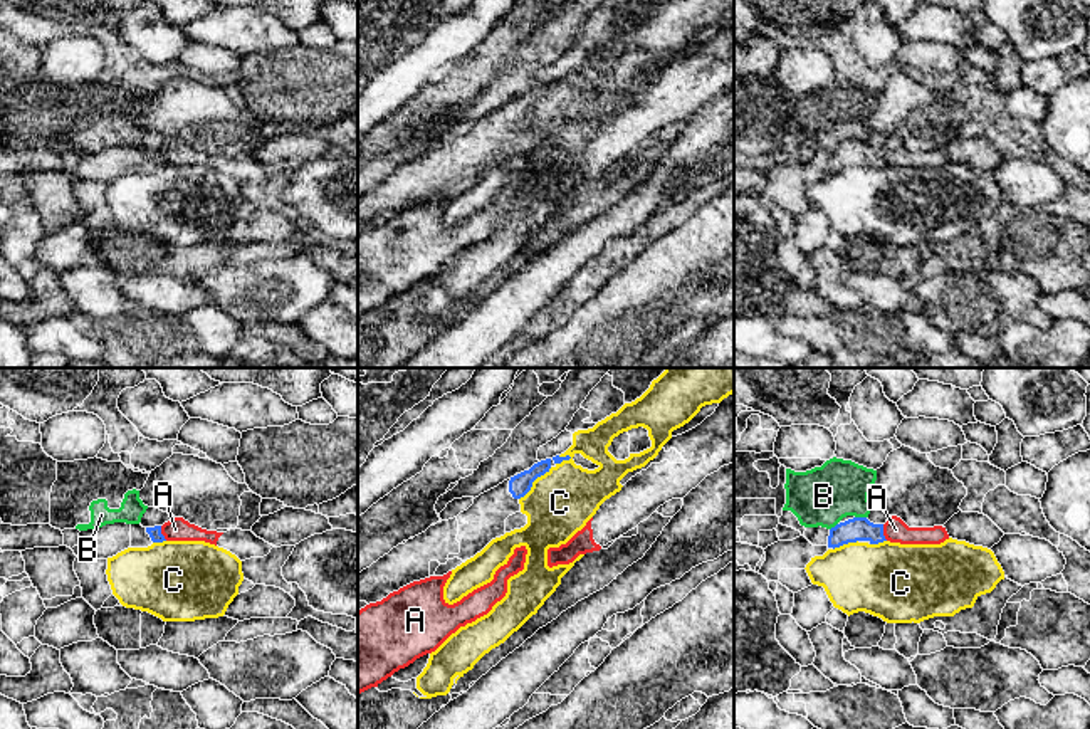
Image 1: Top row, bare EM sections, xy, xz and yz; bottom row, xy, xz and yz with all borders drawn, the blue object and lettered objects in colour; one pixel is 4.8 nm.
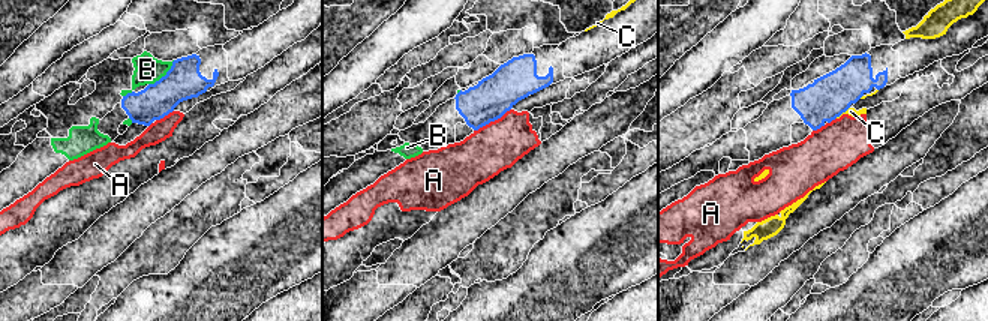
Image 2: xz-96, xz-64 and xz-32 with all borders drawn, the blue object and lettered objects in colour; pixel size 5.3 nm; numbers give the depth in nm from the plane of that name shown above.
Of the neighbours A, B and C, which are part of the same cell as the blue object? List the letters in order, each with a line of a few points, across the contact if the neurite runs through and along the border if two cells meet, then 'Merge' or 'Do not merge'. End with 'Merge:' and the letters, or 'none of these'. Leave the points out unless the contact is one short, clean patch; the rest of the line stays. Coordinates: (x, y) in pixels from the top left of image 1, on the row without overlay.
A: Line: yz (882, 148), (882, 158), (887, 163). Do not merge
B: Do not merge
C: Do not merge
Merge: none of these

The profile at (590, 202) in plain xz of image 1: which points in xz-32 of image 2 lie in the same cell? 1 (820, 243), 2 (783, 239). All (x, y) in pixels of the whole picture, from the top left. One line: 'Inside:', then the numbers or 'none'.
Inside: 2

